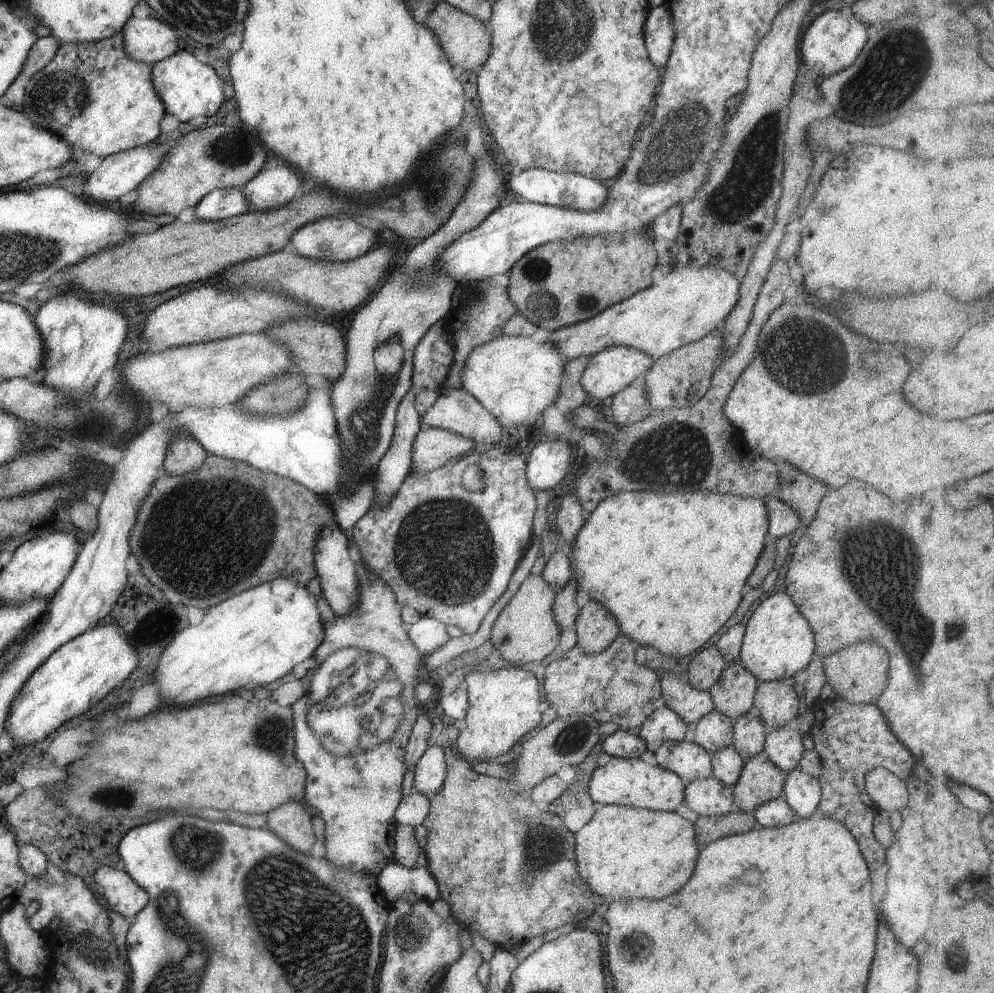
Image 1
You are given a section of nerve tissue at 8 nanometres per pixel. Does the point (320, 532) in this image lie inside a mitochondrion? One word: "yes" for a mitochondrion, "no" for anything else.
no

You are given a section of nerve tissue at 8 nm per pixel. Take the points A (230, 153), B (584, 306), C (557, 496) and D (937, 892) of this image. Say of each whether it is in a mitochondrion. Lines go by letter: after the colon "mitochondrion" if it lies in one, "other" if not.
A: mitochondrion
B: mitochondrion
C: other
D: other

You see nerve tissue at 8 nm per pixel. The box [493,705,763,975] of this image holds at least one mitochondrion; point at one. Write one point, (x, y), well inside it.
(537, 851)

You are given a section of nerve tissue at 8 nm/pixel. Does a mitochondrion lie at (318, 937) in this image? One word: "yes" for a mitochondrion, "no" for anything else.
yes

